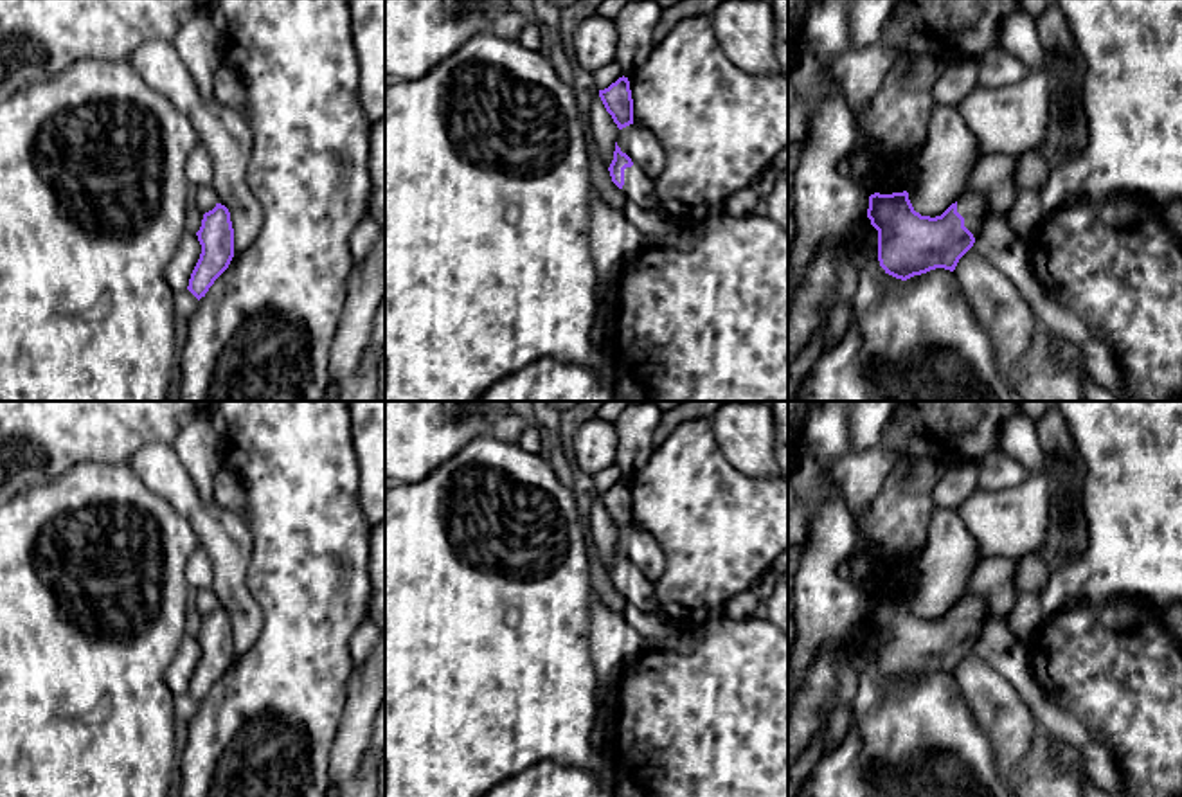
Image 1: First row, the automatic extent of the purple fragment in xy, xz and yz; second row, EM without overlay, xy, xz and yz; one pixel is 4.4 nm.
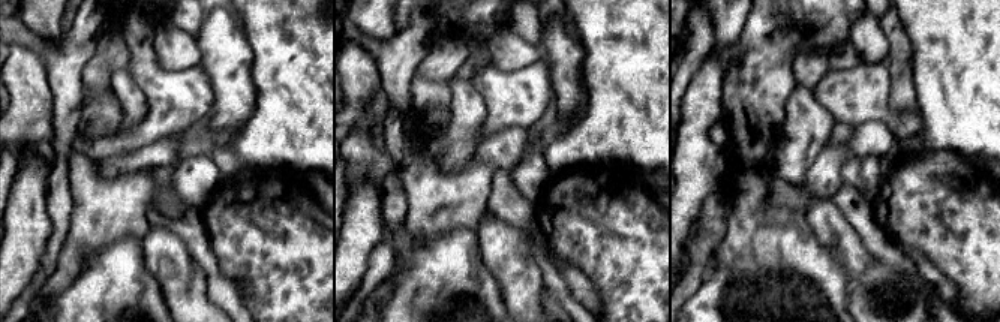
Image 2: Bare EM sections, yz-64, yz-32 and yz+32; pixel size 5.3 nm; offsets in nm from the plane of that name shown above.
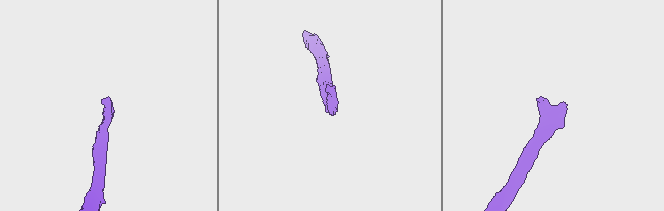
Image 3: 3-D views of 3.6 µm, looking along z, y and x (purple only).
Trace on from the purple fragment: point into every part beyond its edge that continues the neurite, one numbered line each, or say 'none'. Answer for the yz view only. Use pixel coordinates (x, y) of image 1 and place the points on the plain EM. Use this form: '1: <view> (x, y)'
1: yz (972, 608)

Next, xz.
1: xz (639, 591)

